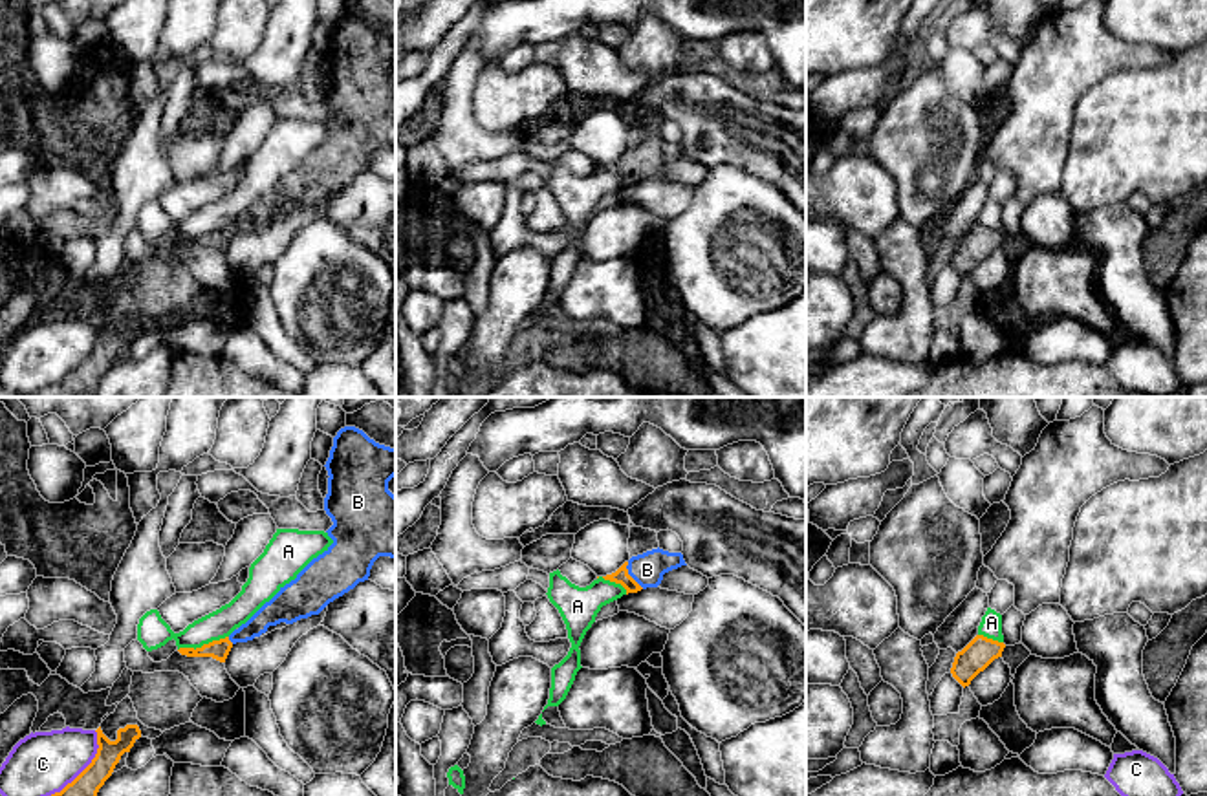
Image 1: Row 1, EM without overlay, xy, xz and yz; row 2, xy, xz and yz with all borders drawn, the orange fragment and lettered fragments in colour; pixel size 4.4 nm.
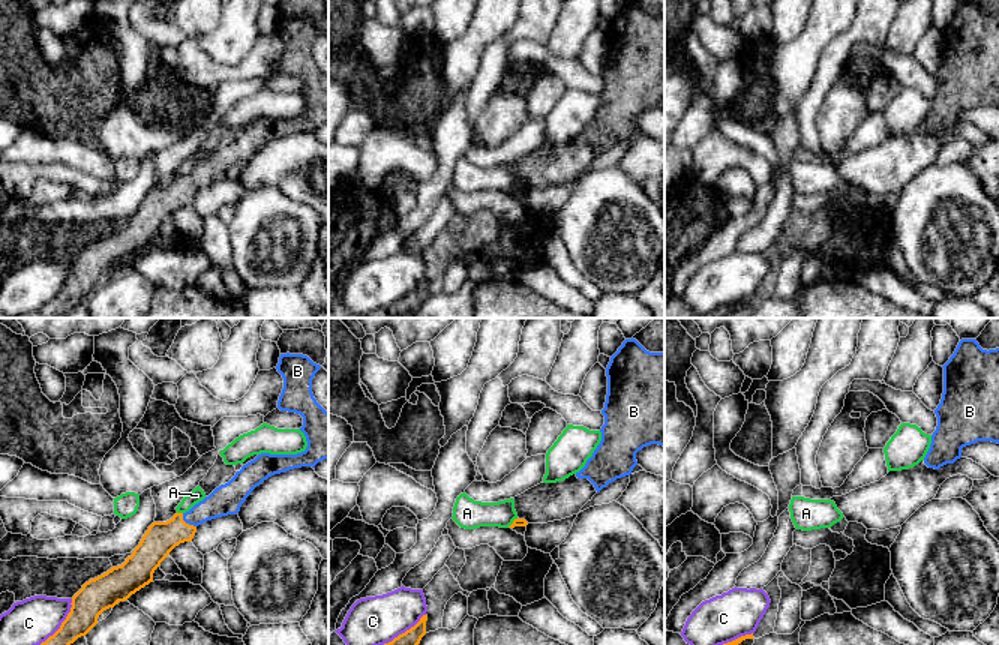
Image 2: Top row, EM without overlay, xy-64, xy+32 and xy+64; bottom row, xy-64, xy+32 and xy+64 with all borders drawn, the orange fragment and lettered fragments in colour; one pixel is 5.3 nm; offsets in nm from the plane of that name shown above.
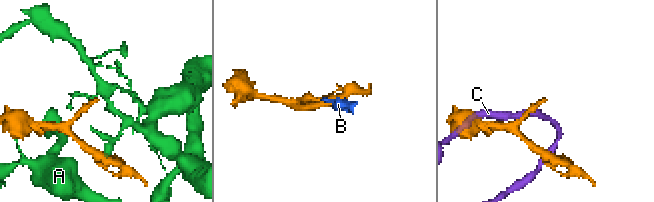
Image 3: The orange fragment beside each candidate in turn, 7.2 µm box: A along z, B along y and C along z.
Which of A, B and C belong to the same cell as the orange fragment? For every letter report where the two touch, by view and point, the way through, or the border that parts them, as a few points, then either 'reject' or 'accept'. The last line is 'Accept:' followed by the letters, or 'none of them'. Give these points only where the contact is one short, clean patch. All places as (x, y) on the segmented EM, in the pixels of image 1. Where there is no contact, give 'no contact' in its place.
A: meets orange in xy at (204, 645); border along xy (228, 635), (195, 648), (178, 650); reject
B: meets orange in xz at (629, 575); runs through xz (621, 575), (629, 575), (647, 570); accept
C: meets orange in xy at (86, 767); reject
Accept: B

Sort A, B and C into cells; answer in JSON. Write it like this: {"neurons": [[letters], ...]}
{"neurons": [["A"], ["B"], ["C"]]}

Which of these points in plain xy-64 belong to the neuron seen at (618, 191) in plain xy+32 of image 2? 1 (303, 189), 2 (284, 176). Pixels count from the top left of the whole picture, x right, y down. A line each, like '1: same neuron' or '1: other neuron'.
1: other neuron
2: other neuron

